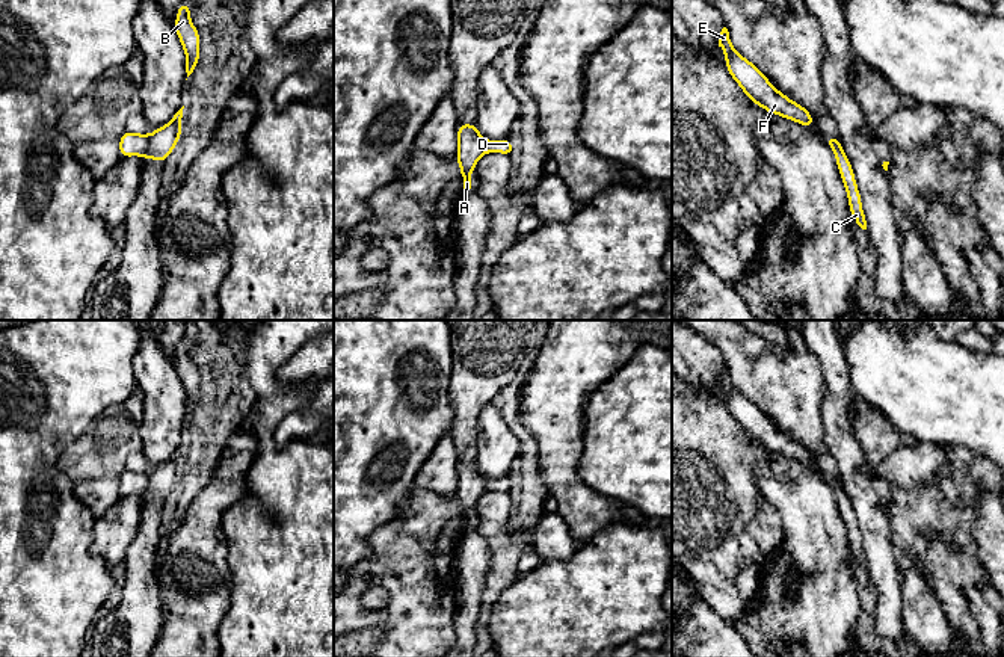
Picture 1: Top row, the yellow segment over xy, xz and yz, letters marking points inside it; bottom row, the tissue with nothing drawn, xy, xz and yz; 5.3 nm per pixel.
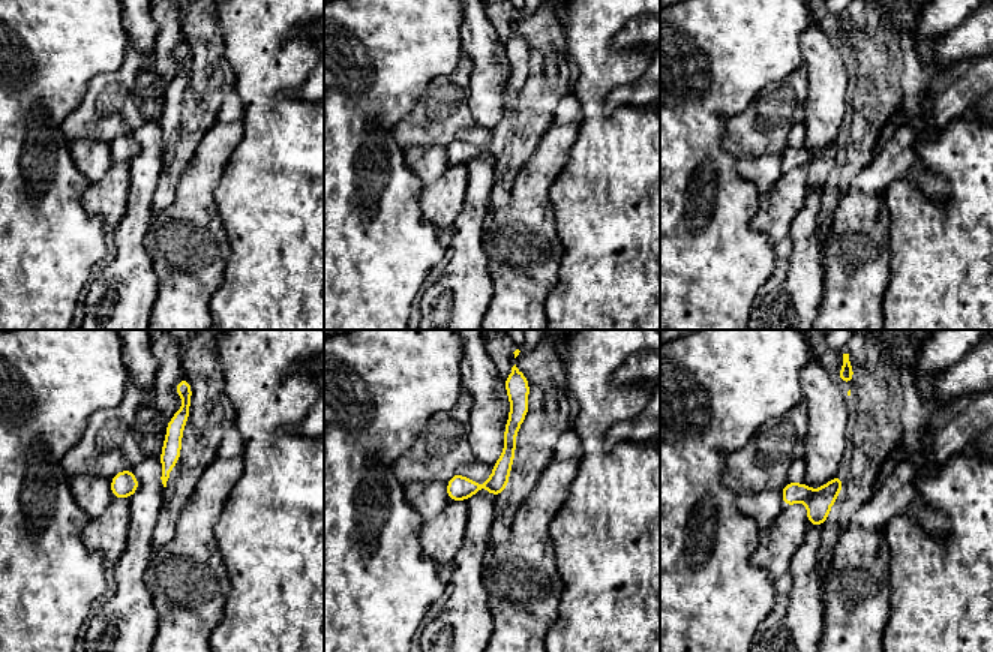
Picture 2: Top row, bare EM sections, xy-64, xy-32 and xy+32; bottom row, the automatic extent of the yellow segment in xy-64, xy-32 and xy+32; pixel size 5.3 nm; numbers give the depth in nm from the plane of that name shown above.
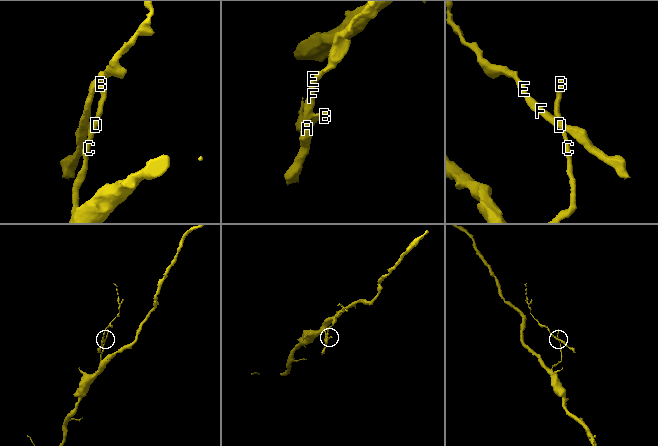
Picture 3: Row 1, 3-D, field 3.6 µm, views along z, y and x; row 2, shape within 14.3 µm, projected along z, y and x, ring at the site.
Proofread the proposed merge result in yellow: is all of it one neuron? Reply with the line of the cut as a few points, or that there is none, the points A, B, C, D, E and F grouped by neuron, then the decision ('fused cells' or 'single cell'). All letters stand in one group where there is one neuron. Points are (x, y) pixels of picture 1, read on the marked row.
xy (150, 136), (150, 144), (142, 156) | A E F / B C D | fused cells

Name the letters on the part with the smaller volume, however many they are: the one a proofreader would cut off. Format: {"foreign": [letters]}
{"foreign": ["A", "E", "F"]}

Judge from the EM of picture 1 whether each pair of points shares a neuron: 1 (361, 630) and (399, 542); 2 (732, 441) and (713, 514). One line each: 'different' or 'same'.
1: same
2: same

